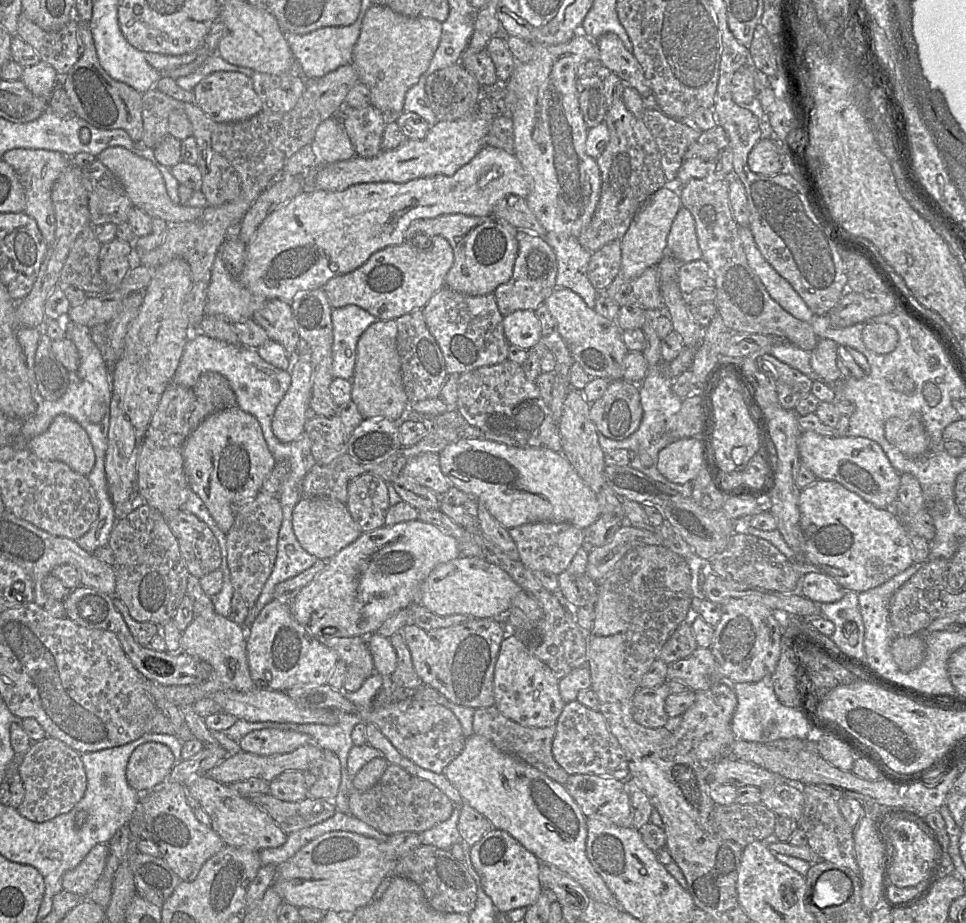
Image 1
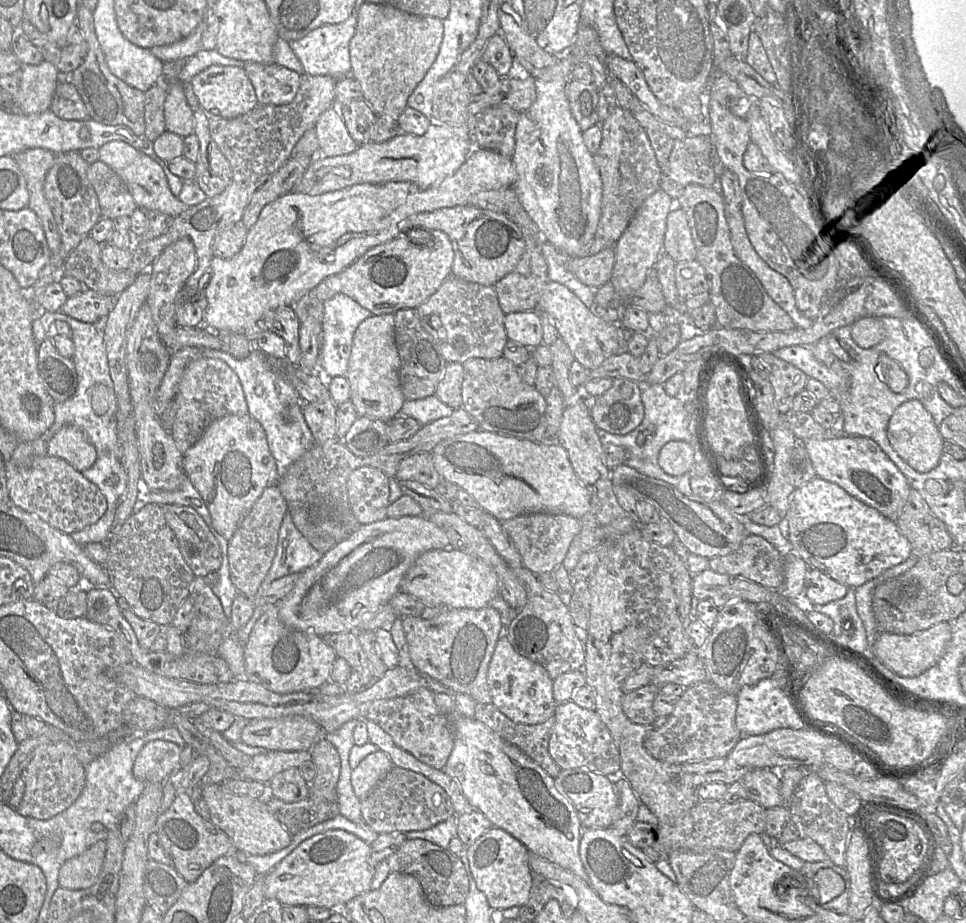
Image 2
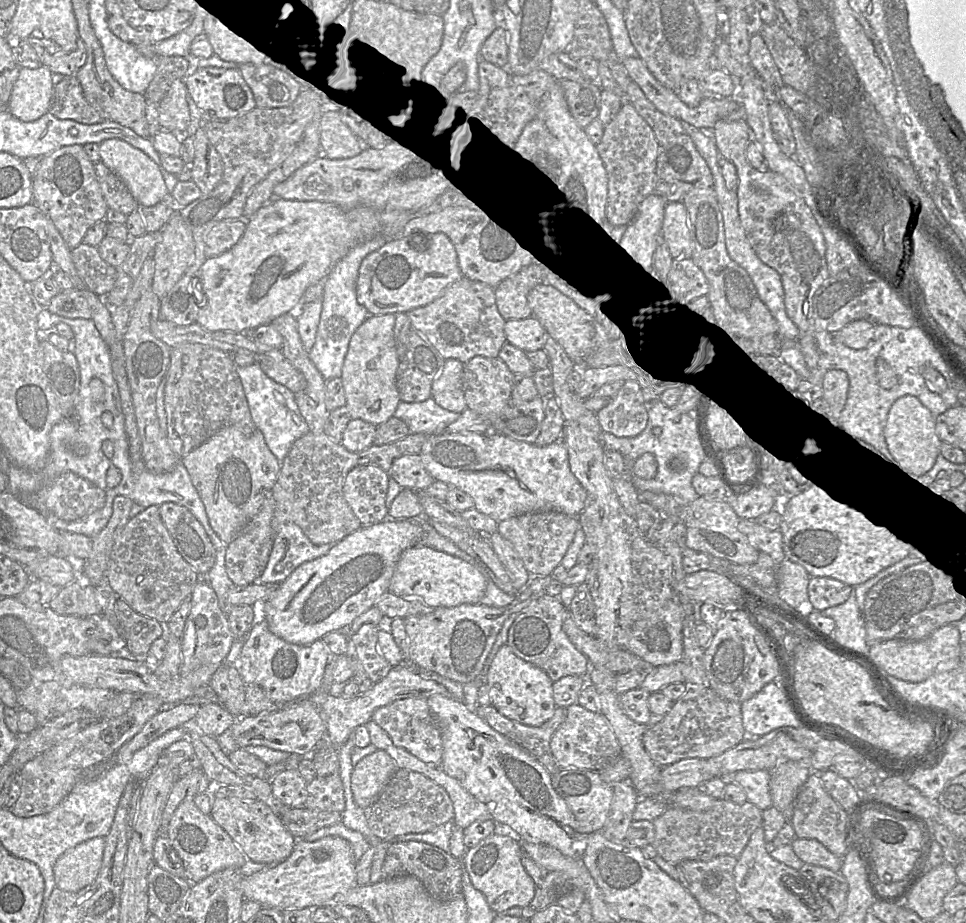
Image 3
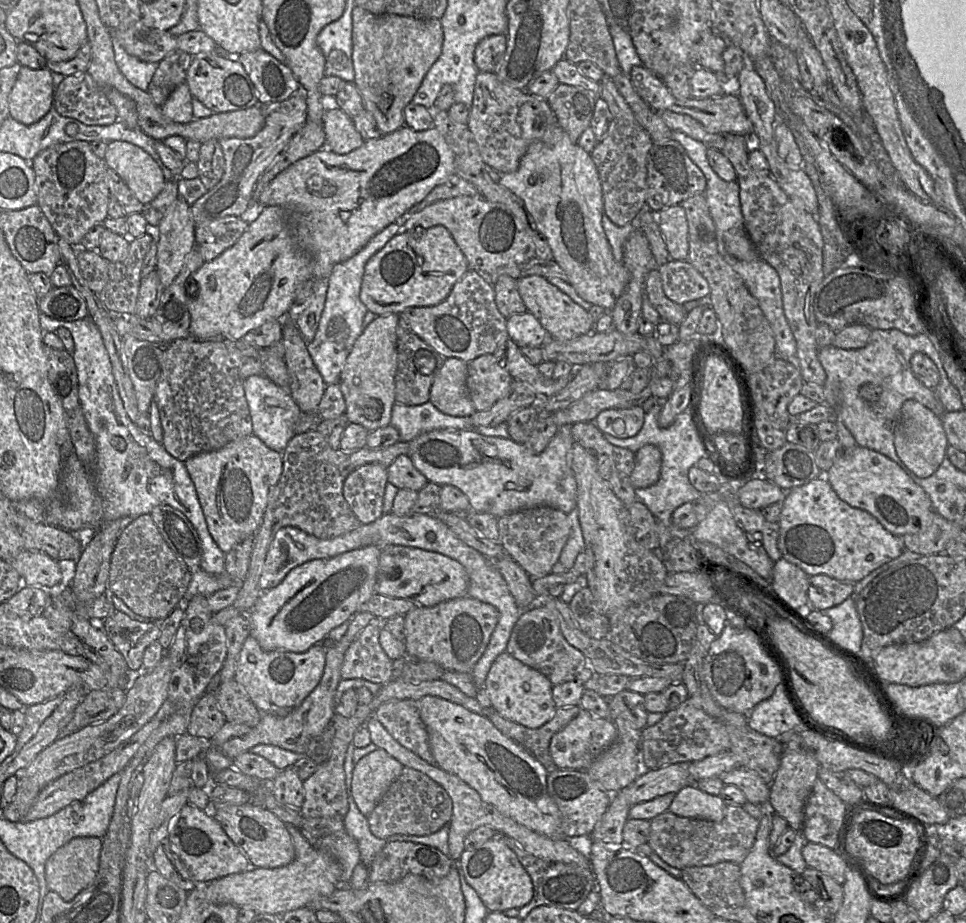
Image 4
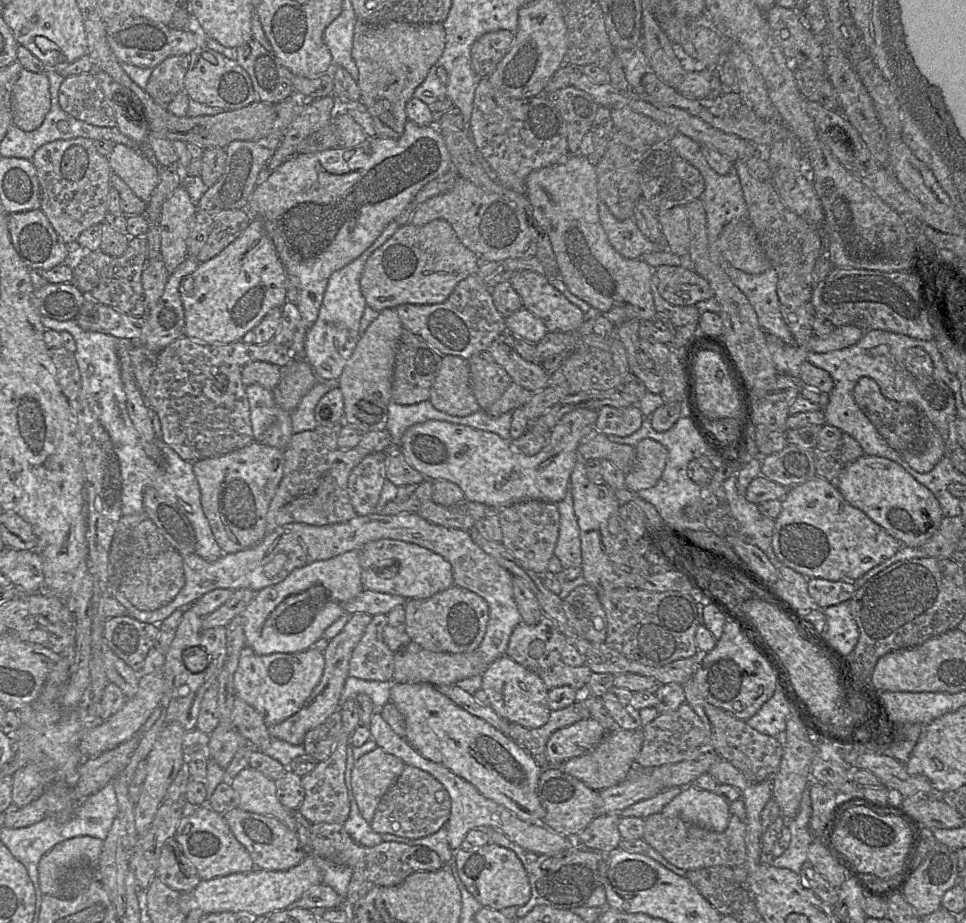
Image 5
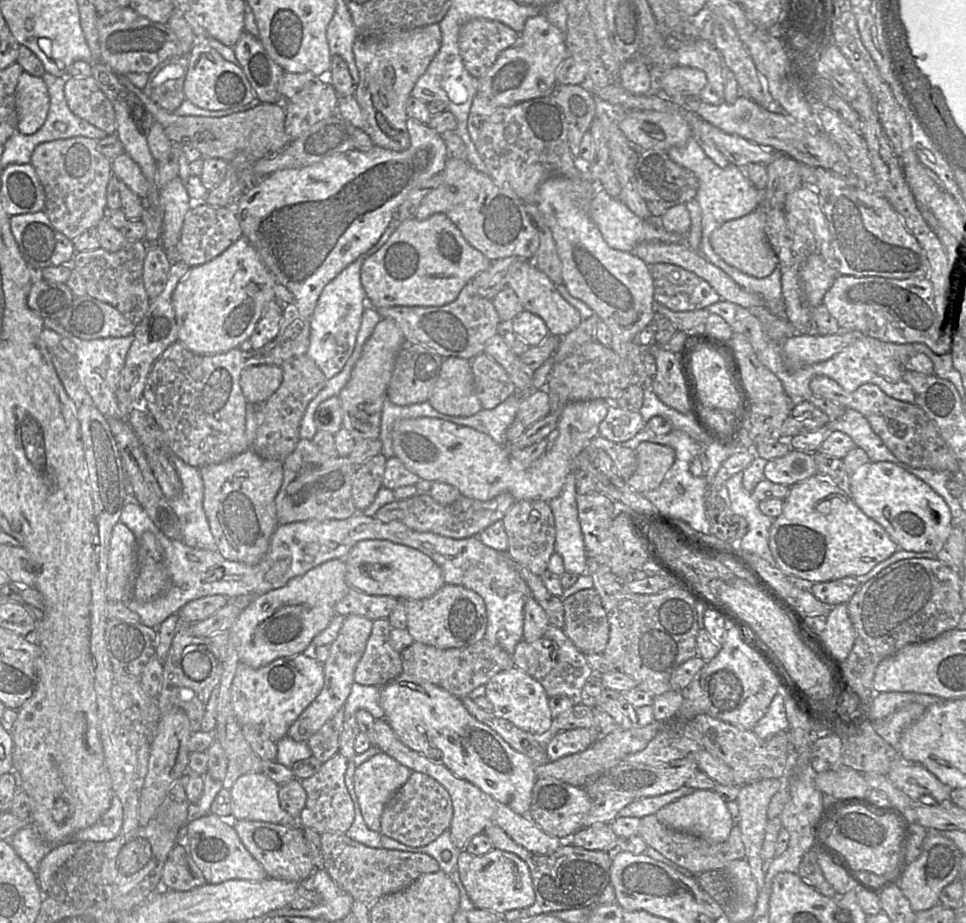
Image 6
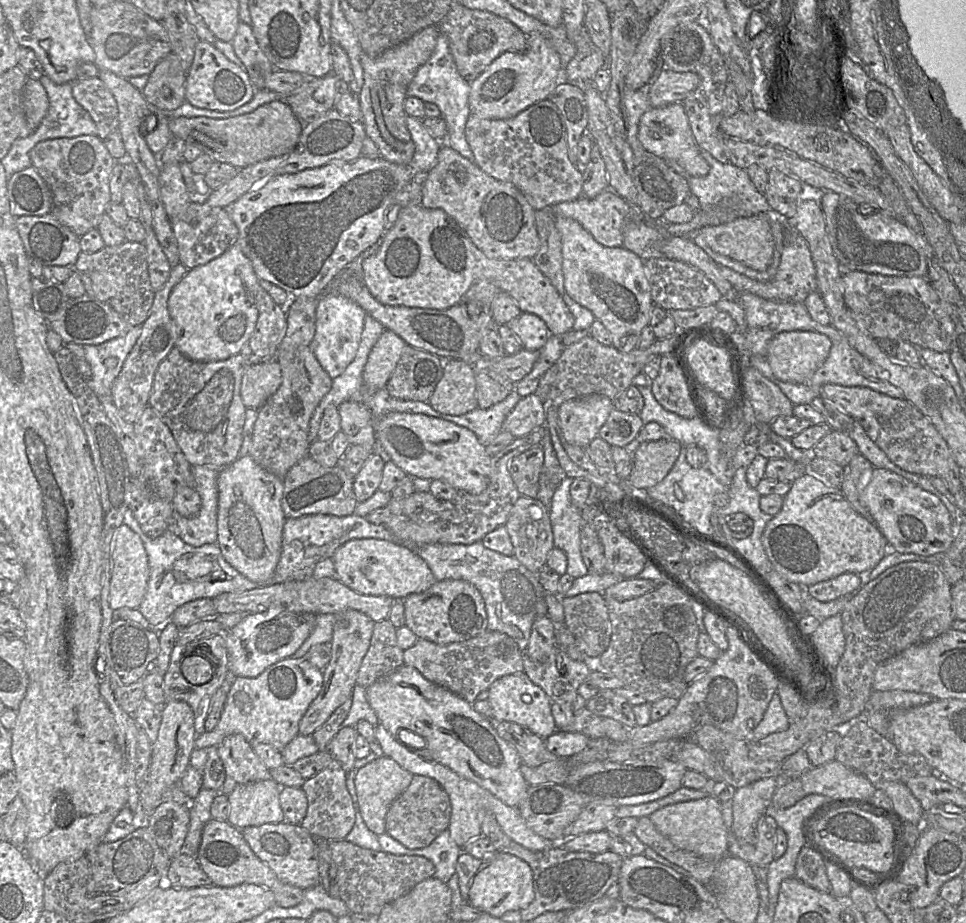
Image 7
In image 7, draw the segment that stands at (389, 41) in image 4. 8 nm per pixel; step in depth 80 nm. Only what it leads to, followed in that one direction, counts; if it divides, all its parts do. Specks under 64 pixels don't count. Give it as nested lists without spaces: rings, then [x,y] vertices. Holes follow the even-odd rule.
[[[431,25],[376,58],[364,52],[360,56],[364,83],[358,97],[366,135],[377,145],[380,156],[389,162],[407,165],[413,158],[415,145],[406,125],[404,101],[410,82],[417,69],[430,58],[439,34],[437,25]]]

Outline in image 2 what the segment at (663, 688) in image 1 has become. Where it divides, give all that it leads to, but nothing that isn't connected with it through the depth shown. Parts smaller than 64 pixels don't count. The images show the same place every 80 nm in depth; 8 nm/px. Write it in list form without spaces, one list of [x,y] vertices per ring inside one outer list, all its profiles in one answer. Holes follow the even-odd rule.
[[[649,684],[625,693],[622,700],[625,715],[636,724],[653,724],[657,718],[653,710],[653,702],[660,692],[659,688],[660,686]]]

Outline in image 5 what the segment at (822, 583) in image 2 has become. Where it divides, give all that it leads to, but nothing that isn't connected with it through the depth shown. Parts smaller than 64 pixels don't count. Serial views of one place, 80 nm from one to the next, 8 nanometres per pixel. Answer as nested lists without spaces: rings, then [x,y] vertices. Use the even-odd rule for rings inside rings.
[[[809,578],[808,591],[816,604],[821,609],[825,609],[851,600],[857,588],[853,581],[829,581],[820,578]]]

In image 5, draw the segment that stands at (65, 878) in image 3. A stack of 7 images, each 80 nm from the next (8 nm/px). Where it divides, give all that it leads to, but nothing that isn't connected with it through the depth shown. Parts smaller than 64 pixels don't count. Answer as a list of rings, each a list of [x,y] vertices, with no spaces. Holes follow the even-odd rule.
[[[79,836],[55,845],[39,861],[38,877],[42,894],[62,897],[62,878],[73,867],[96,865],[103,851],[104,841]]]

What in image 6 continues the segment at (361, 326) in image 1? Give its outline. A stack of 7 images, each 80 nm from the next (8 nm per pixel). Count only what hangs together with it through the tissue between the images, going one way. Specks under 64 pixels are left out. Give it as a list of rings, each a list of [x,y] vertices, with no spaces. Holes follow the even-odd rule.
[[[389,225],[379,241],[349,264],[323,289],[314,313],[310,318],[310,342],[307,355],[317,364],[327,380],[339,374],[352,355],[367,306],[367,297],[361,283],[361,267],[364,261],[377,252],[389,239],[395,228]]]

